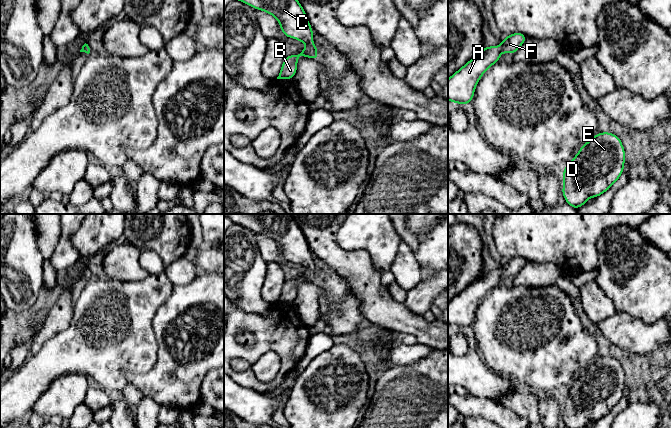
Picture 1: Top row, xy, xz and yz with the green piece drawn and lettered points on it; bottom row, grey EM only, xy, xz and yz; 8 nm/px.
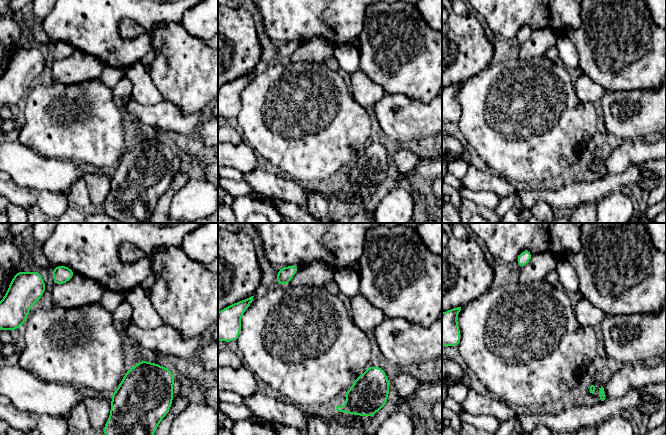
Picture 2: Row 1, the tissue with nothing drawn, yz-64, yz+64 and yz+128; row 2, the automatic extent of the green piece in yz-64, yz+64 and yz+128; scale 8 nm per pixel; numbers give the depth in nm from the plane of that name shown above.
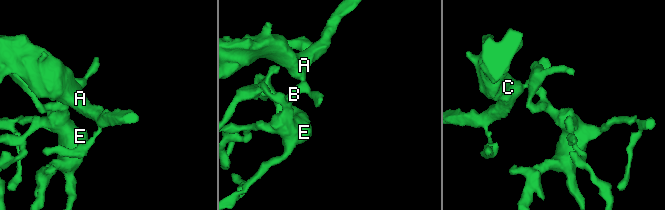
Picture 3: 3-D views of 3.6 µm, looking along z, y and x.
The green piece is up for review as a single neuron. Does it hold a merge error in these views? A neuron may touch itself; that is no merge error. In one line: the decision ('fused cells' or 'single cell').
single cell

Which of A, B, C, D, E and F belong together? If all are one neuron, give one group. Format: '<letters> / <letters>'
A B C D E F

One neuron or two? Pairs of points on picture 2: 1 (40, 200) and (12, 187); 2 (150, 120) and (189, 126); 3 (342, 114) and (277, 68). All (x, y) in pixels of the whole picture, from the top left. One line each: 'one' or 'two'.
1: one
2: one
3: one

